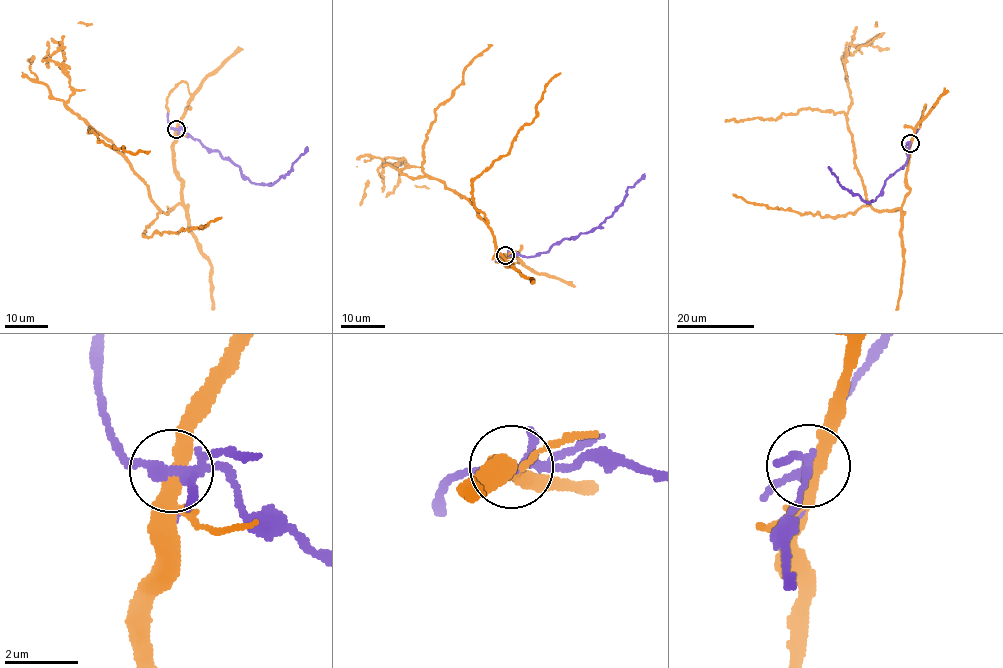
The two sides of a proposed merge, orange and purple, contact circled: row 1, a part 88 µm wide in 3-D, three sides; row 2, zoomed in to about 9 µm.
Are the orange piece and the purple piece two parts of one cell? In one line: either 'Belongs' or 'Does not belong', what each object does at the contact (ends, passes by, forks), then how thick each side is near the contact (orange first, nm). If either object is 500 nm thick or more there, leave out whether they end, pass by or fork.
Belongs. At the ring orange forks. At the ring purple forks. Thickness 320 nm (orange) against 200 nm

